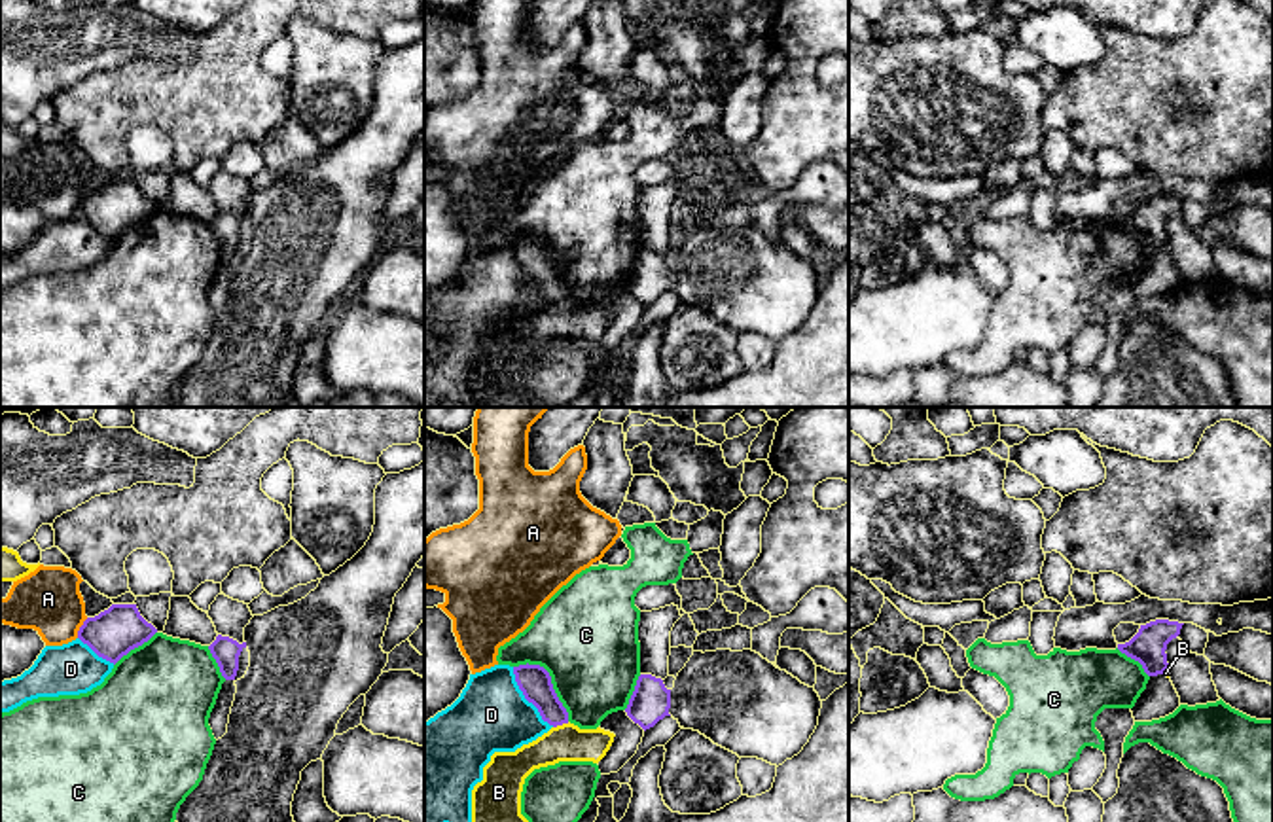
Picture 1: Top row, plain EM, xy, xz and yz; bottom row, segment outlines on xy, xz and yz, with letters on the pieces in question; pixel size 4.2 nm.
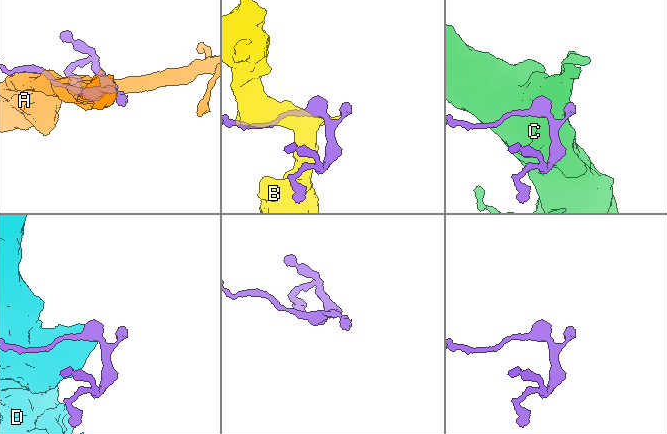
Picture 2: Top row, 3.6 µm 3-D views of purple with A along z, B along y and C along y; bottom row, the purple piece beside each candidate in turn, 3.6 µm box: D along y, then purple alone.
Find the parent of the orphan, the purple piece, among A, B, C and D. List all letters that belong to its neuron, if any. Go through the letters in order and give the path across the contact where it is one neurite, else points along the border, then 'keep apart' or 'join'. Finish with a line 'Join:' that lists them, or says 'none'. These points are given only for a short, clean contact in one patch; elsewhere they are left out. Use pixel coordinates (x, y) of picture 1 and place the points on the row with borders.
A: keep apart
B: keep apart
C: keep apart
D: keep apart
Join: none

